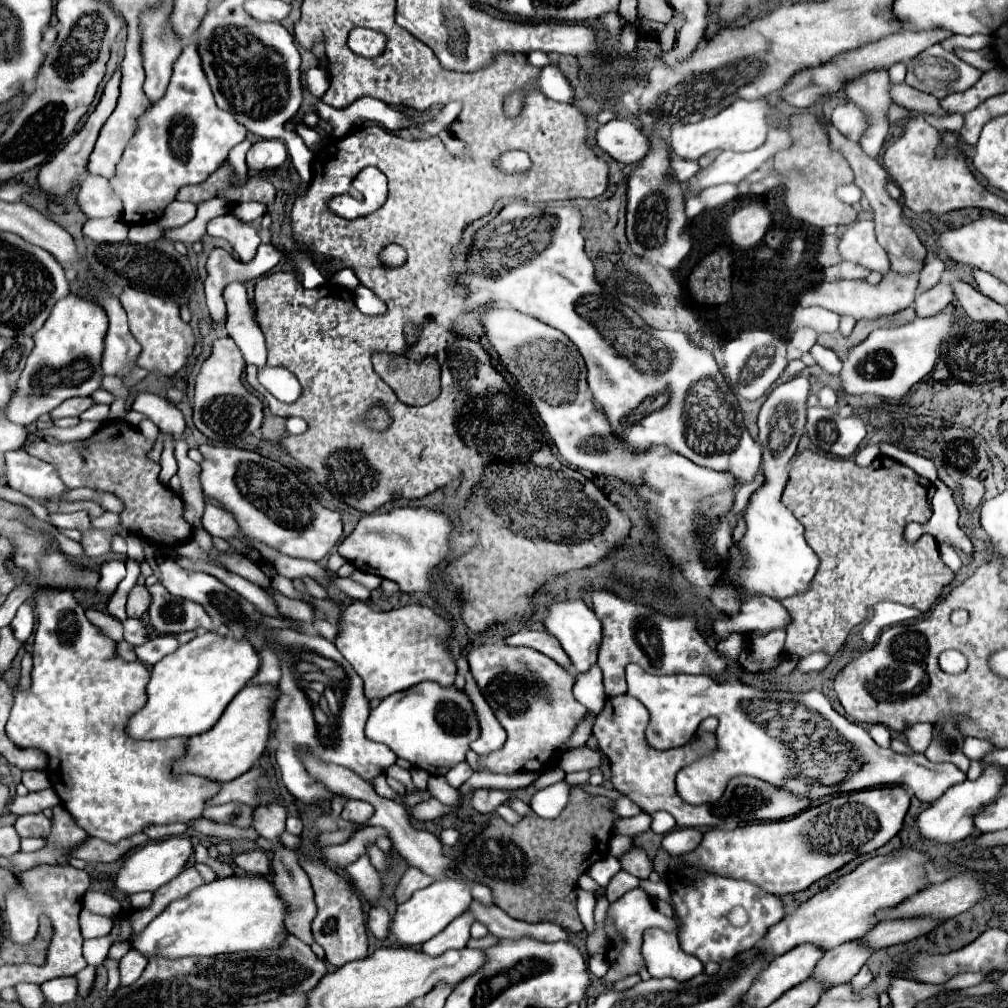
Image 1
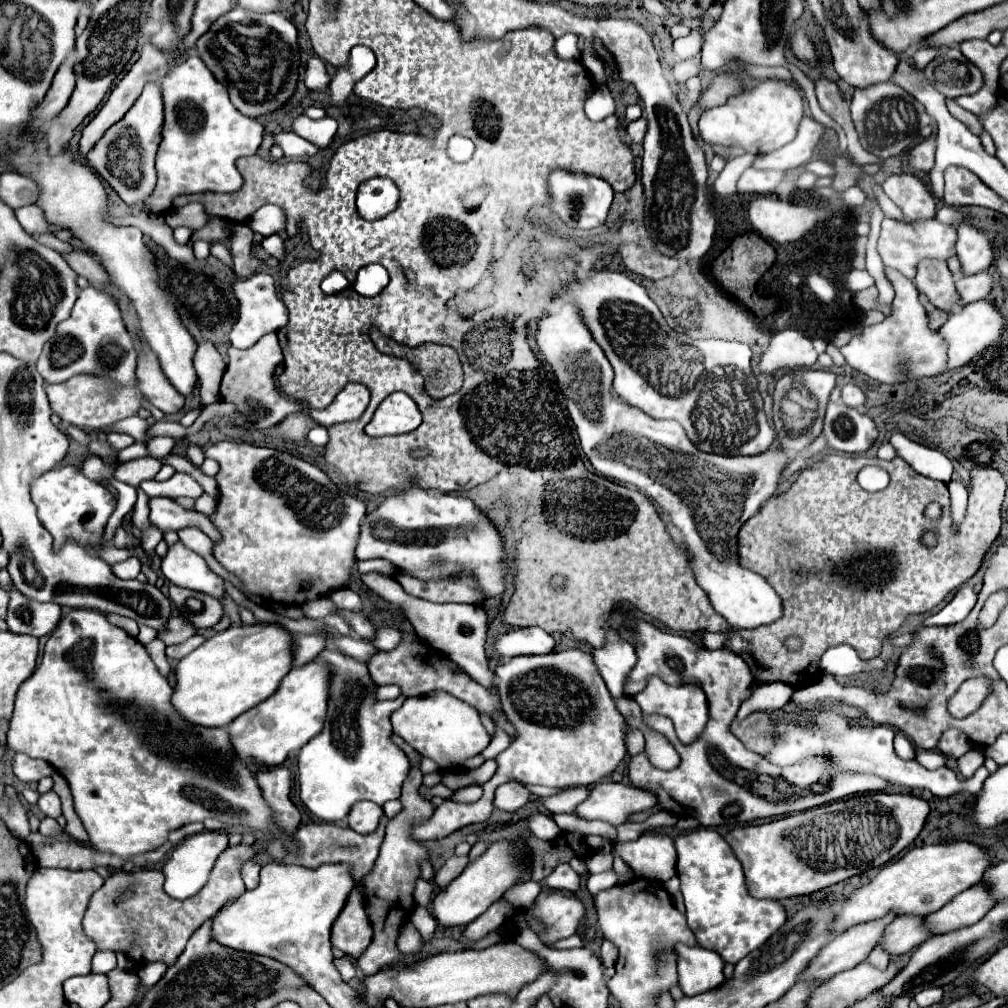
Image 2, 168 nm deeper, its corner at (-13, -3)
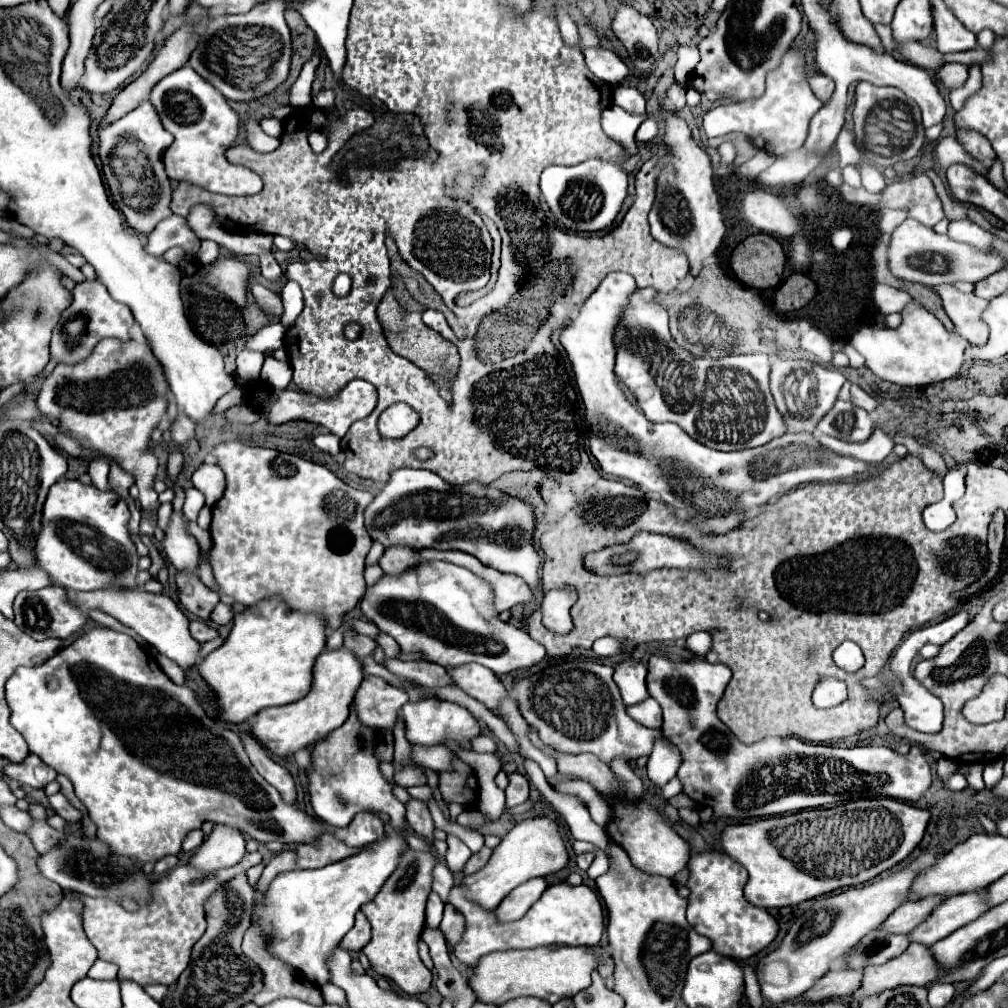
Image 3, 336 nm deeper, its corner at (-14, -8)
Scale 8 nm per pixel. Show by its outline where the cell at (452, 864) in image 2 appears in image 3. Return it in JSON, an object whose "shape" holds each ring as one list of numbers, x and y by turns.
{"shape":[[484,847,480,853,474,853,474,855,468,859,466,867,464,867,464,875,472,875,472,873,480,871,480,869,488,863,490,855,492,855,492,849,490,849,490,847]]}

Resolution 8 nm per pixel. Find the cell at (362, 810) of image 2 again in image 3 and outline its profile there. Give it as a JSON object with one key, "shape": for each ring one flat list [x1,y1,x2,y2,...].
{"shape":[[356,813,356,817,348,825,348,847,364,847,384,837,384,823,372,813]]}

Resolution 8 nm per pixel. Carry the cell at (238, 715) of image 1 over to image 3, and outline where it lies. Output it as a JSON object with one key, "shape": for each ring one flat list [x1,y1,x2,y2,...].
{"shape":[[332,649,324,651,314,669,314,683,306,697,300,701,280,705,280,707,268,707,260,711,254,717,252,735,258,737,272,753,280,757,288,757,294,751,300,751,308,745,314,745,316,741,324,739,328,733,338,729,350,715,350,705,354,701,354,695,364,679,362,663,350,649]]}

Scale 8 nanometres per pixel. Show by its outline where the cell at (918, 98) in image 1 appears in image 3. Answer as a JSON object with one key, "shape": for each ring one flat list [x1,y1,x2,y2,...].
{"shape":[[958,133,956,135,962,143,964,149,968,149,968,153,986,169,992,167,996,153,992,151,992,147,988,145,988,141,984,141,984,137,980,137,980,133]]}

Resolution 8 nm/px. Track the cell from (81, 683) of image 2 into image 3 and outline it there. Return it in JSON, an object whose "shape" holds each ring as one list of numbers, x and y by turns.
{"shape":[[92,627,86,629,72,645,64,647,56,657,48,659,46,663,34,667,34,669,22,669,18,667,14,671,14,675,8,679,6,683,6,701,8,707,12,711,10,723,12,727,26,739,28,747,32,753,36,753,46,765,50,765,52,769,56,769,58,773,64,773,70,777,70,781,74,783,76,795,80,797,80,801,86,805,88,815,92,815,92,821,96,821,98,827,98,835,100,841,112,845,112,853,122,853,126,857,134,857,142,863,148,861,158,861,166,855,178,855,182,849,182,841,184,837,194,831,200,829,200,825,204,821,212,821,212,823,230,823,236,825,240,831,244,831,246,835,250,835,252,839,260,841,260,843,270,843,270,841,280,841,284,845,316,845,320,835,324,833,320,829,318,819,306,815,304,811,300,811,296,805,286,803,280,793,268,785,260,773,256,773,256,769,250,769,250,759,244,751,244,745,240,741,240,737,222,721,210,717,204,707,198,703,196,695,192,689,188,689,186,685,176,685,172,683,164,671,158,667,156,659,144,651,130,635,124,633,116,633,112,629,106,627]]}

